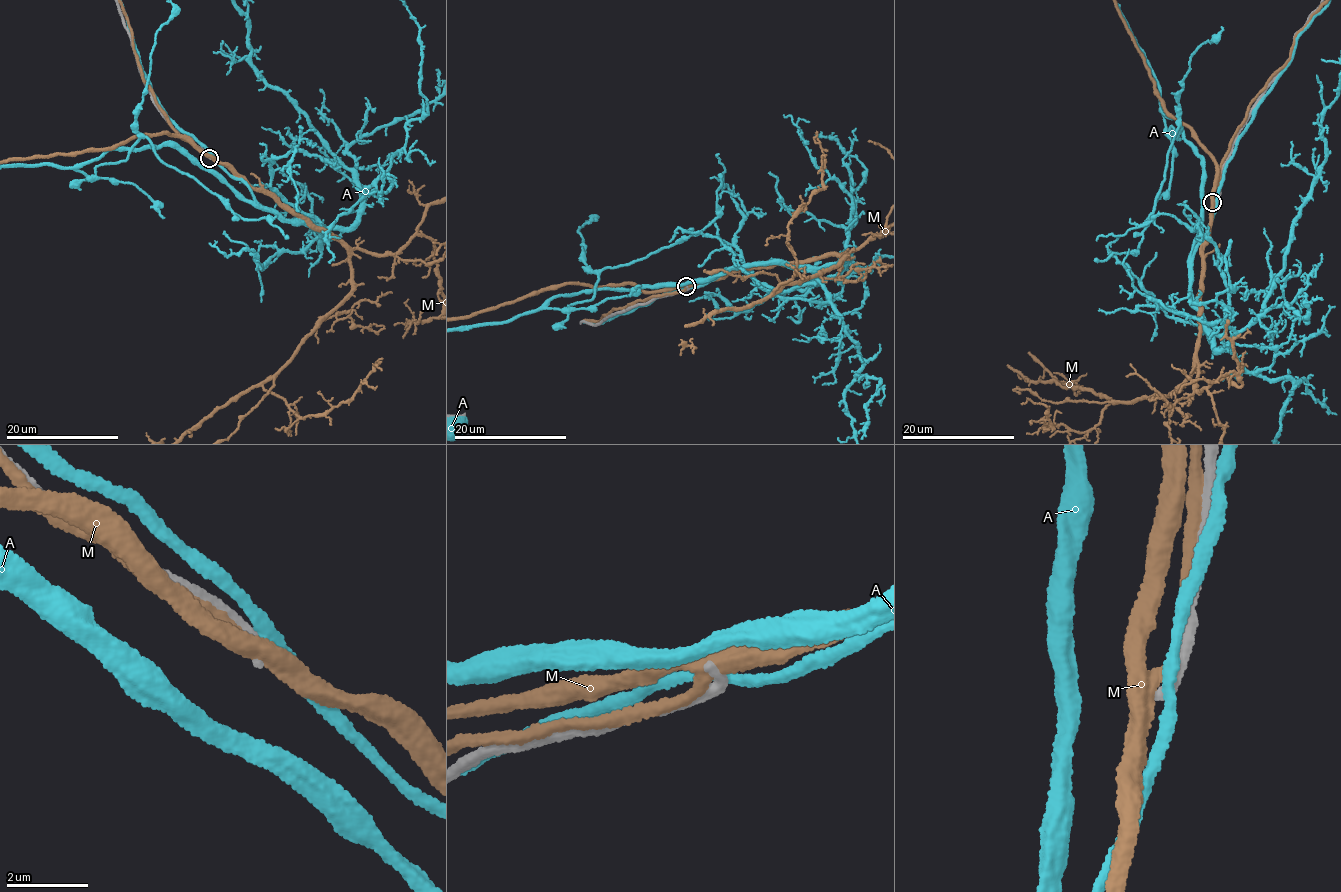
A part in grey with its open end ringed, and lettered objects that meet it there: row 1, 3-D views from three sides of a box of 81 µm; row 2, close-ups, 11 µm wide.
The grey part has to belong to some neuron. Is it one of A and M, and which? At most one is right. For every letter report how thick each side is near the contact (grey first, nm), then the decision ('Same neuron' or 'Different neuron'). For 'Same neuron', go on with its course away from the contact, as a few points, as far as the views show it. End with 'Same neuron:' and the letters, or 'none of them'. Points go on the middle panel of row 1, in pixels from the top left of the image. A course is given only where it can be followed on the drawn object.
A: Thickness 340 nm (grey) against 280 nm. Different neuron
M: Thickness 260 nm (grey) against 280 nm. Different neuron
Same neuron: none of them

